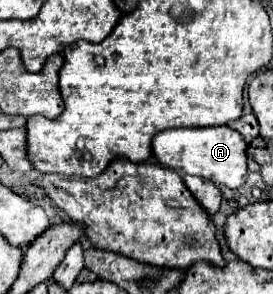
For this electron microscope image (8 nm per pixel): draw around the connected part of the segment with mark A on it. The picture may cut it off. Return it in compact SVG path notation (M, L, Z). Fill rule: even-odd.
M182 127L166 129L152 141L152 155L160 165L180 171L182 175L198 175L216 185L238 189L246 181L246 143L236 129L222 127Z

